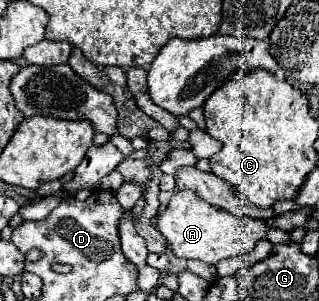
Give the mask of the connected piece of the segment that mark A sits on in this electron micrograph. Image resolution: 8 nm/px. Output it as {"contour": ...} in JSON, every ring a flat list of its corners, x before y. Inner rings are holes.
{"contour":[[177,191,171,197,165,211,159,215,157,225,177,257,199,259,209,265,215,265,221,259,249,253,255,247,255,243,263,239,269,231,267,221,255,221,253,217,239,219,233,213,215,209,215,205,207,205,207,201,195,197,195,193,191,191]]}

